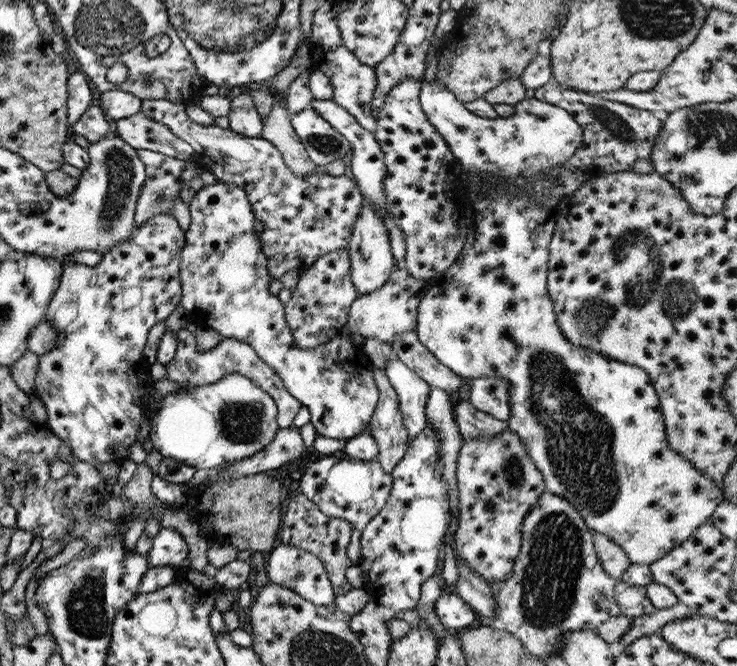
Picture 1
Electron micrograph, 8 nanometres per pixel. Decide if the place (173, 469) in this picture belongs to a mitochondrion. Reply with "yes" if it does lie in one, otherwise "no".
no

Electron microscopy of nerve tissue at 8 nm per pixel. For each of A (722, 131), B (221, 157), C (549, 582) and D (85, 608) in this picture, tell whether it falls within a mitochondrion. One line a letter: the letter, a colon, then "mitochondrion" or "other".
A: mitochondrion
B: other
C: mitochondrion
D: mitochondrion

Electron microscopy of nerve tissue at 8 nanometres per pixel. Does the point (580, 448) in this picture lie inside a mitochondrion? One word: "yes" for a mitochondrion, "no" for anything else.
yes

